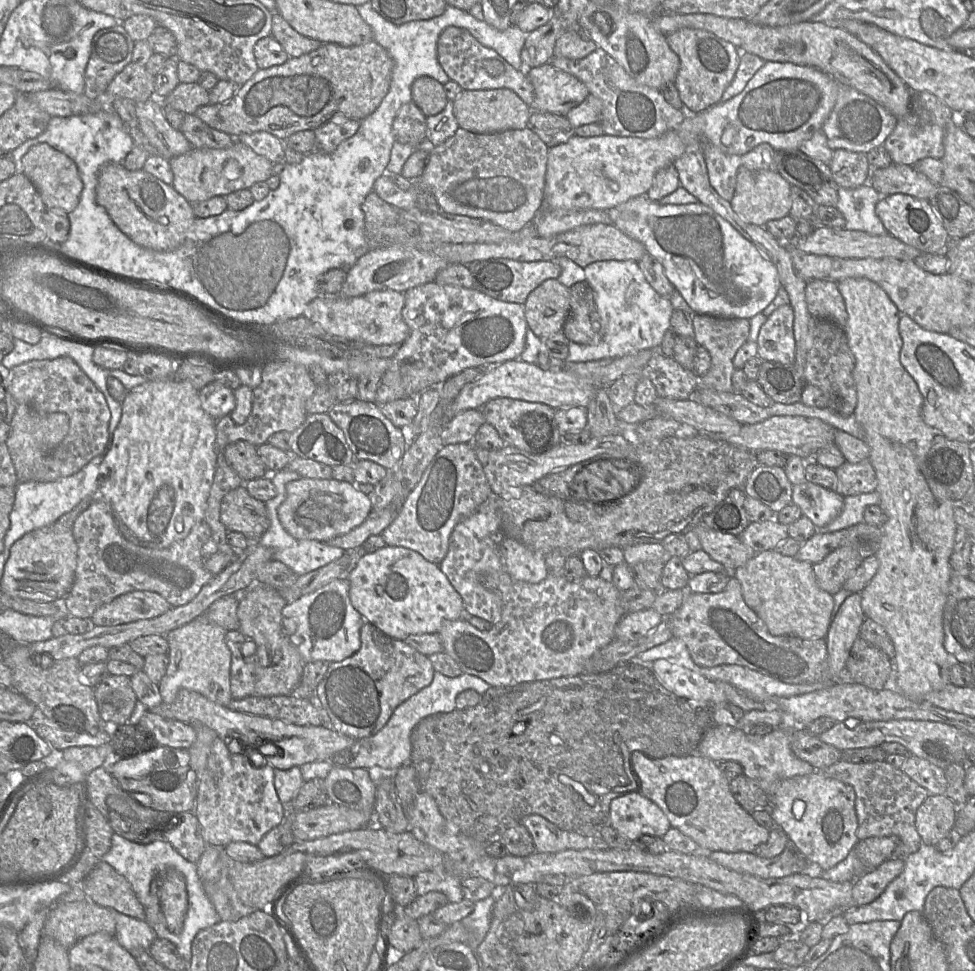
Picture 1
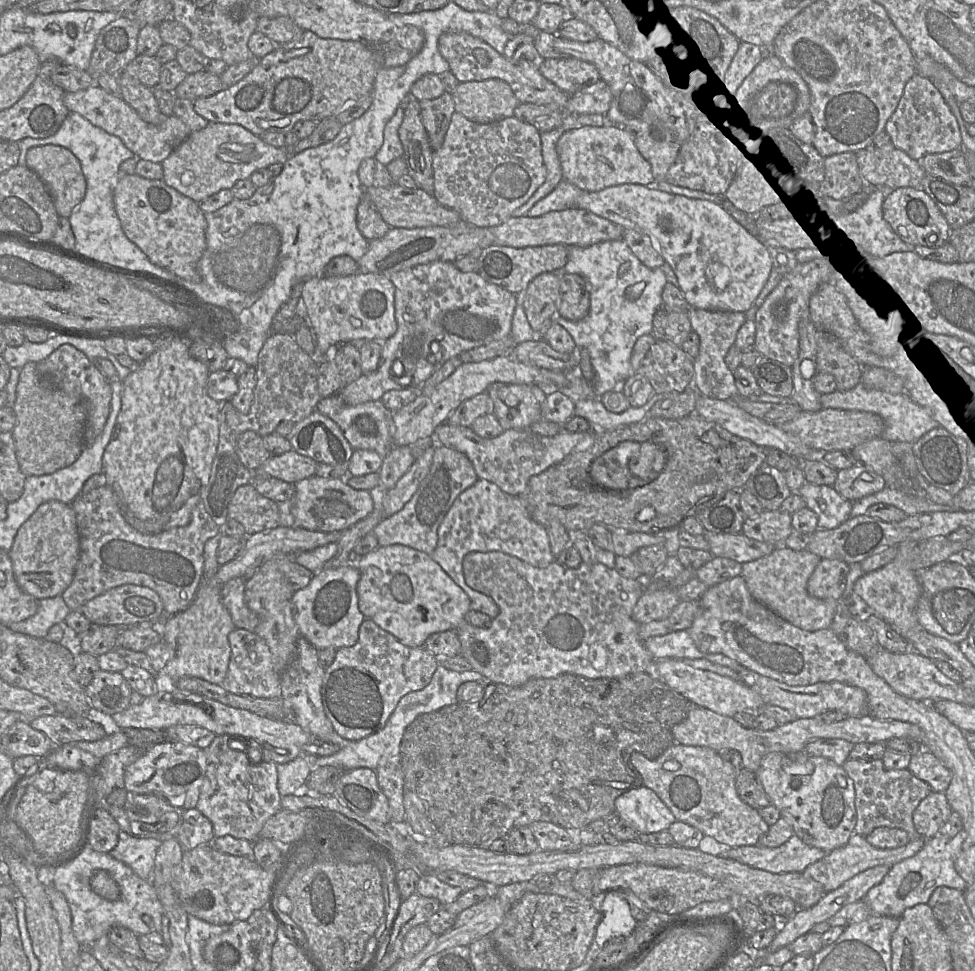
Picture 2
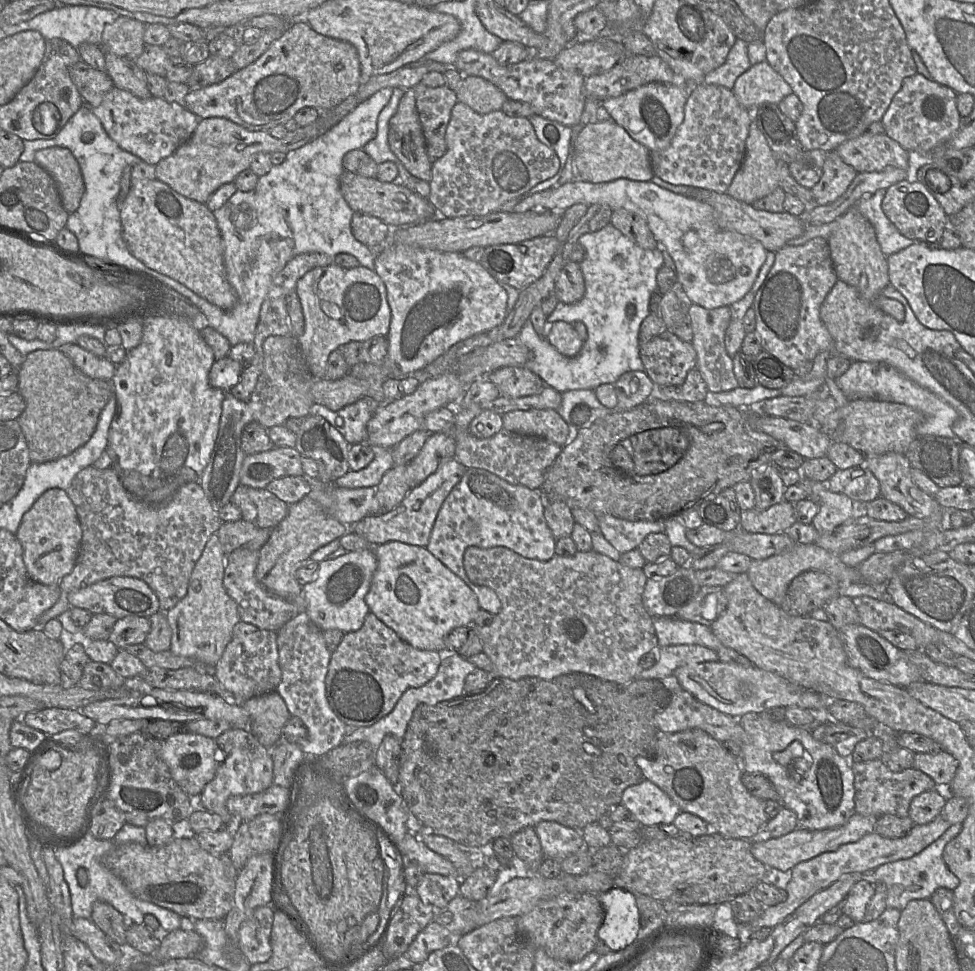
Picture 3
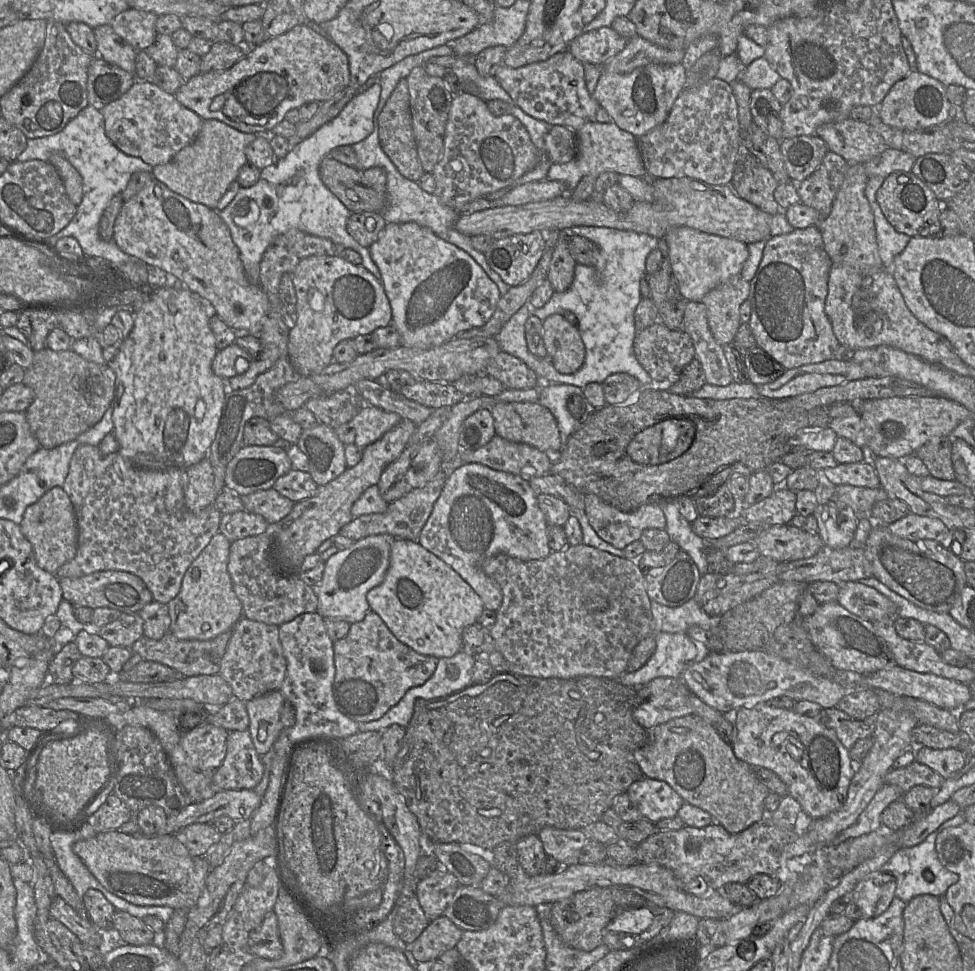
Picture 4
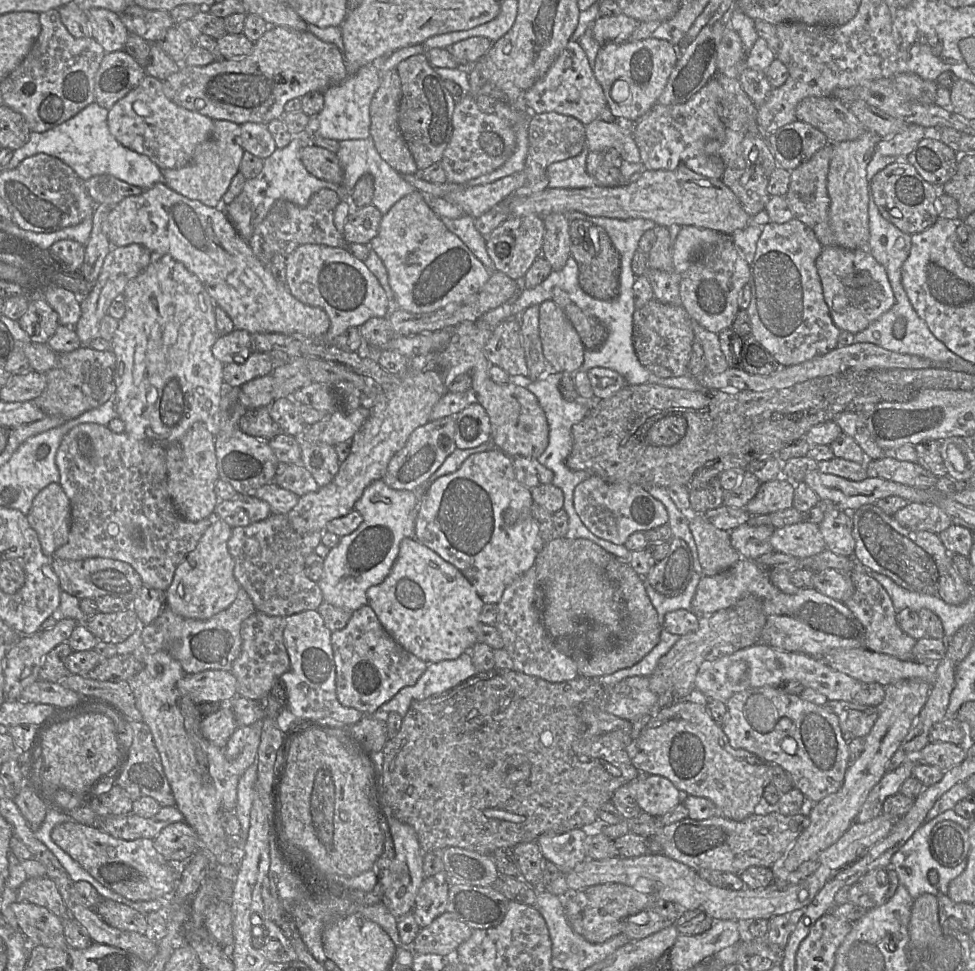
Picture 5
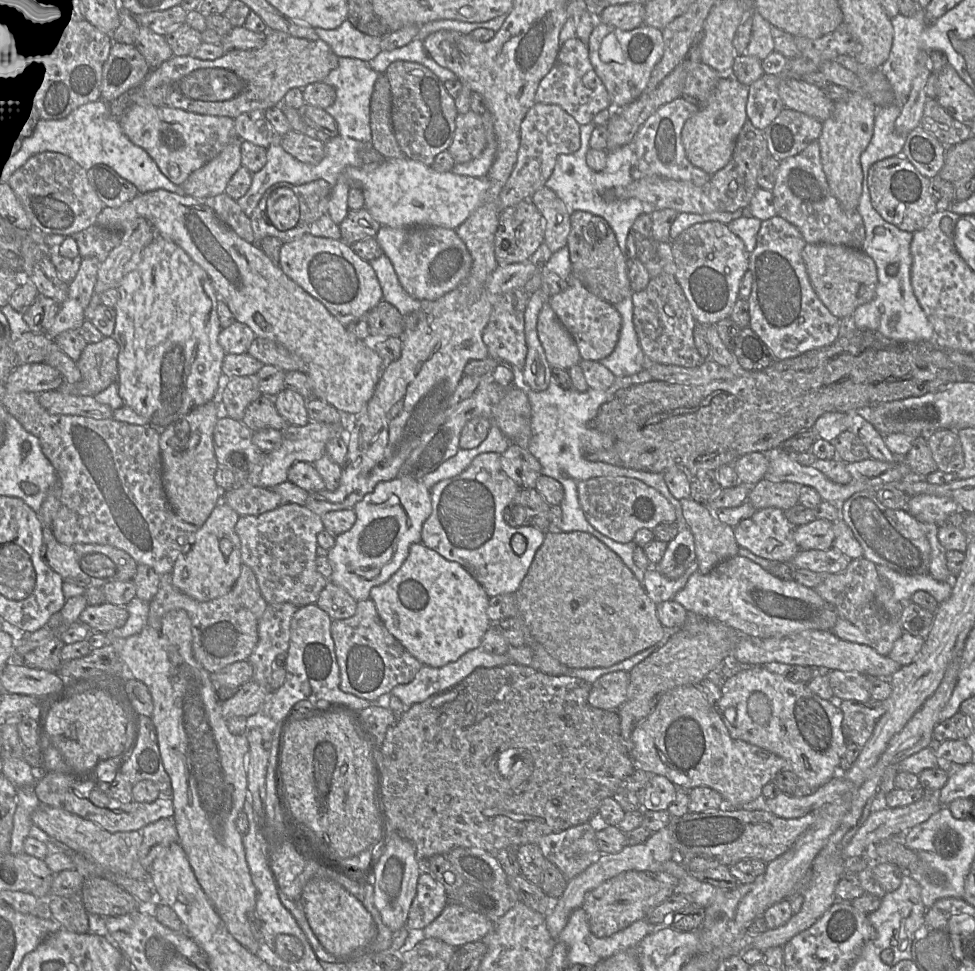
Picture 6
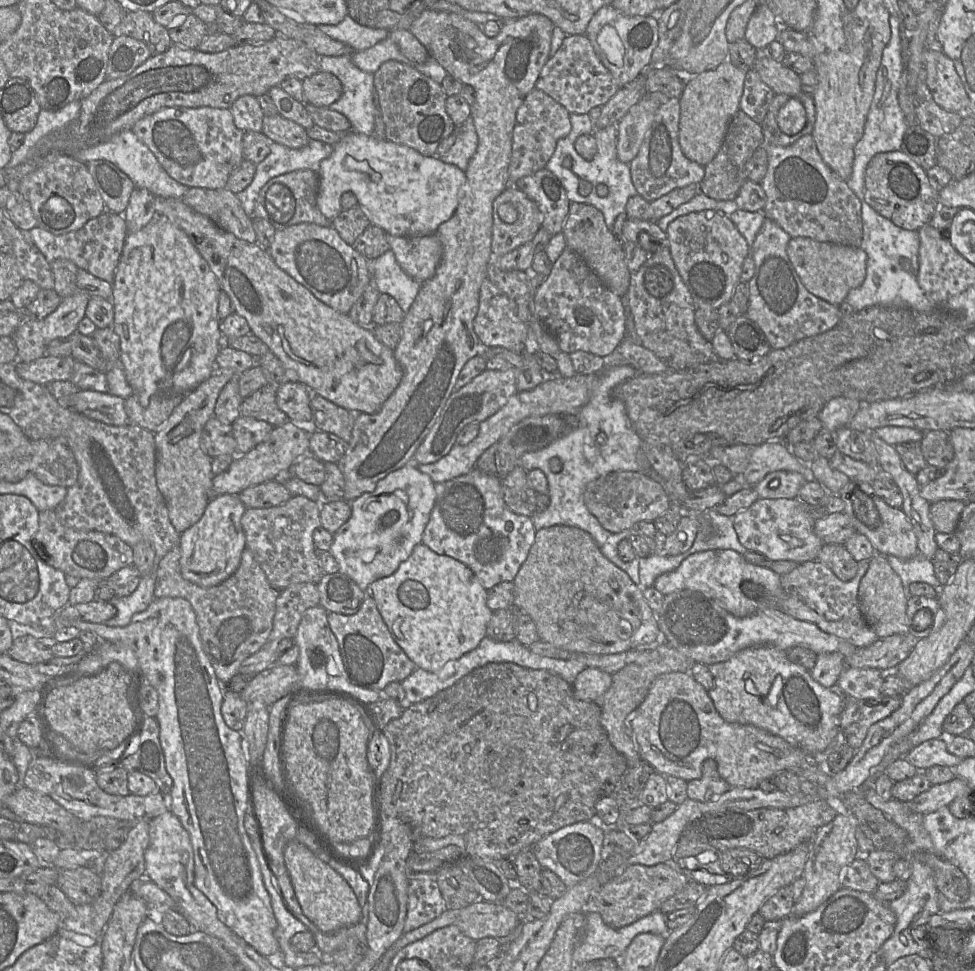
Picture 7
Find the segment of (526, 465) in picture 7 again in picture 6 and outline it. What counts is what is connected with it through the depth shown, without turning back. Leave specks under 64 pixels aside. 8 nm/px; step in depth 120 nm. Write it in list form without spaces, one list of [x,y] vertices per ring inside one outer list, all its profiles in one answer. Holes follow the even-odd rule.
[[[642,370],[630,376],[616,377],[614,383],[607,390],[595,390],[589,387],[585,392],[580,392],[574,388],[561,388],[552,380],[551,376],[551,381],[547,389],[537,392],[529,388],[529,391],[527,391],[531,405],[531,438],[527,445],[527,450],[540,462],[542,475],[554,478],[564,488],[564,497],[560,504],[562,520],[560,525],[553,527],[551,531],[582,531],[595,536],[621,558],[643,587],[645,570],[638,568],[633,560],[633,551],[637,545],[634,541],[627,543],[616,542],[597,531],[587,521],[580,506],[577,485],[581,481],[603,476],[626,476],[639,479],[660,492],[673,505],[676,512],[675,522],[679,527],[679,531],[688,527],[683,516],[682,505],[670,493],[662,473],[653,473],[615,466],[604,462],[589,461],[583,456],[586,451],[607,450],[614,444],[614,438],[610,434],[600,432],[590,426],[590,422],[597,415],[600,406],[608,401],[619,389],[651,380],[653,378],[648,371]]]

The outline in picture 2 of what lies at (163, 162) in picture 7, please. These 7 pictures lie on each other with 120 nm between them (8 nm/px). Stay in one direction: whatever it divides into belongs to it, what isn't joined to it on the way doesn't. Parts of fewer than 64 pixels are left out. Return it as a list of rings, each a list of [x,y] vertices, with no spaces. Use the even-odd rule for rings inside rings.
[[[97,84],[77,92],[65,93],[64,104],[70,112],[81,114],[93,125],[119,137],[140,159],[155,163],[166,159],[191,133],[187,124],[174,114],[163,117],[159,124],[146,122],[122,97],[106,92]]]

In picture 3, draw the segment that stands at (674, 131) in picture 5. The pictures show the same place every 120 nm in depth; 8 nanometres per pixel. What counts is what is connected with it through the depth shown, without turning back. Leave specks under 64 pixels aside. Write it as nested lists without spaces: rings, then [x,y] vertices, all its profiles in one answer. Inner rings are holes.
[[[703,81],[690,85],[684,112],[684,120],[671,144],[664,150],[650,152],[654,175],[673,185],[691,186],[726,193],[744,160],[752,115],[748,109],[740,104],[732,90],[719,85],[707,84]]]

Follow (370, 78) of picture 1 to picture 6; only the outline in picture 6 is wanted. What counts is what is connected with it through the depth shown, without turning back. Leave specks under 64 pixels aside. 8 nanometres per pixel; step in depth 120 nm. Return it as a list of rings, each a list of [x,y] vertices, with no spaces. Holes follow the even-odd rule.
[[[267,31],[262,47],[229,51],[215,60],[201,60],[191,55],[176,56],[163,62],[157,69],[149,72],[143,82],[120,95],[109,103],[113,116],[120,119],[130,106],[152,104],[155,106],[183,109],[185,111],[214,116],[228,116],[235,119],[240,114],[253,110],[267,110],[280,106],[285,94],[292,88],[303,89],[308,84],[325,81],[328,74],[336,69],[339,57],[323,40],[311,41],[297,38],[281,31]]]

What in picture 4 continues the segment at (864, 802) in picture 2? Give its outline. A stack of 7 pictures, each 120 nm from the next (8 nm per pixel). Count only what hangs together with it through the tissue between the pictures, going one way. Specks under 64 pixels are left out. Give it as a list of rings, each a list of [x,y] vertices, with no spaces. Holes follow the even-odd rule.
[[[913,761],[910,765],[891,769],[884,777],[884,784],[897,786],[902,794],[917,785],[928,786],[932,789],[938,789],[943,778],[926,765]]]

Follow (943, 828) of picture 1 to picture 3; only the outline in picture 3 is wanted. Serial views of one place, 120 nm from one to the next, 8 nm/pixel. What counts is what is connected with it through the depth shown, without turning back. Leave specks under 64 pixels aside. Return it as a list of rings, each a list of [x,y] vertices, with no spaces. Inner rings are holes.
[[[936,786],[915,796],[909,805],[909,817],[914,824],[923,825],[930,823],[942,812],[947,799],[943,788]]]

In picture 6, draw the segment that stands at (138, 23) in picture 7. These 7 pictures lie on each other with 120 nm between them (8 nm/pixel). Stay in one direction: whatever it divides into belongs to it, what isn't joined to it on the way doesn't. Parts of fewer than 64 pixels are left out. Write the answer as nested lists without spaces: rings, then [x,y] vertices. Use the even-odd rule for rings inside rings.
[[[139,25],[134,45],[145,58],[150,71],[157,69],[174,55],[165,37],[146,26]]]

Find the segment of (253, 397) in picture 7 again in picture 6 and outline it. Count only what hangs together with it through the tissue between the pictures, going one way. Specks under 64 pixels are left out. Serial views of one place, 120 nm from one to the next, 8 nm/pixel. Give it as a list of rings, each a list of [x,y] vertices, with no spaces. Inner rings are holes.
[[[262,395],[246,408],[241,422],[253,432],[263,429],[282,431],[288,425],[276,410],[273,398],[266,395]]]

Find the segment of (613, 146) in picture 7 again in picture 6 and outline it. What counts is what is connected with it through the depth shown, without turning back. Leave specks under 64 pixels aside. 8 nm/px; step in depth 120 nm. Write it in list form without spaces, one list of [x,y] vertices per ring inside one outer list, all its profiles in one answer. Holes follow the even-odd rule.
[[[593,122],[580,125],[580,147],[573,154],[561,154],[558,156],[553,172],[545,183],[564,202],[571,211],[585,211],[602,217],[609,224],[615,234],[617,243],[626,256],[626,241],[632,230],[635,219],[642,213],[650,213],[648,205],[636,198],[619,200],[607,197],[607,193],[617,187],[626,187],[634,181],[631,175],[632,167],[637,167],[637,157],[633,149],[633,141],[629,145],[622,146],[606,154],[606,167],[599,172],[593,171],[586,163],[586,152],[589,149],[591,135],[595,128]]]

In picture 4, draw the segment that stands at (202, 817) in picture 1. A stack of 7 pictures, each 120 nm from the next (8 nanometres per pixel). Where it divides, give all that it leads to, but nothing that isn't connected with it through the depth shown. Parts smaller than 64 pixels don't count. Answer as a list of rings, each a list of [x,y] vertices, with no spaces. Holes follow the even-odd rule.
[[[248,729],[231,731],[226,754],[212,776],[212,793],[221,790],[253,789],[262,779],[263,764]]]

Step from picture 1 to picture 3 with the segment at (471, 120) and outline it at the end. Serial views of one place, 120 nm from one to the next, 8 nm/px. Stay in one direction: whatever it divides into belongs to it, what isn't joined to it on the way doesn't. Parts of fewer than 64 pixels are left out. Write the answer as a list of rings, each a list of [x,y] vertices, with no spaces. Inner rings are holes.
[[[463,76],[457,88],[457,101],[479,114],[501,110],[508,97],[494,84],[477,76]]]

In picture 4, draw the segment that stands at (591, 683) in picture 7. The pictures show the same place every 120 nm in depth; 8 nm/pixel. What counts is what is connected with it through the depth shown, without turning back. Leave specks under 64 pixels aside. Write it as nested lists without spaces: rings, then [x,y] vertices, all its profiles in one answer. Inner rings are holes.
[[[658,677],[650,681],[644,686],[634,686],[642,688],[642,702],[633,712],[633,717],[639,725],[645,729],[650,729],[660,724],[664,724],[672,719],[680,718],[687,715],[694,715],[702,718],[704,721],[711,725],[715,725],[717,721],[723,716],[723,714],[714,708],[705,704],[701,699],[699,699],[695,694],[693,694],[685,683],[681,679],[669,678],[669,677]]]

